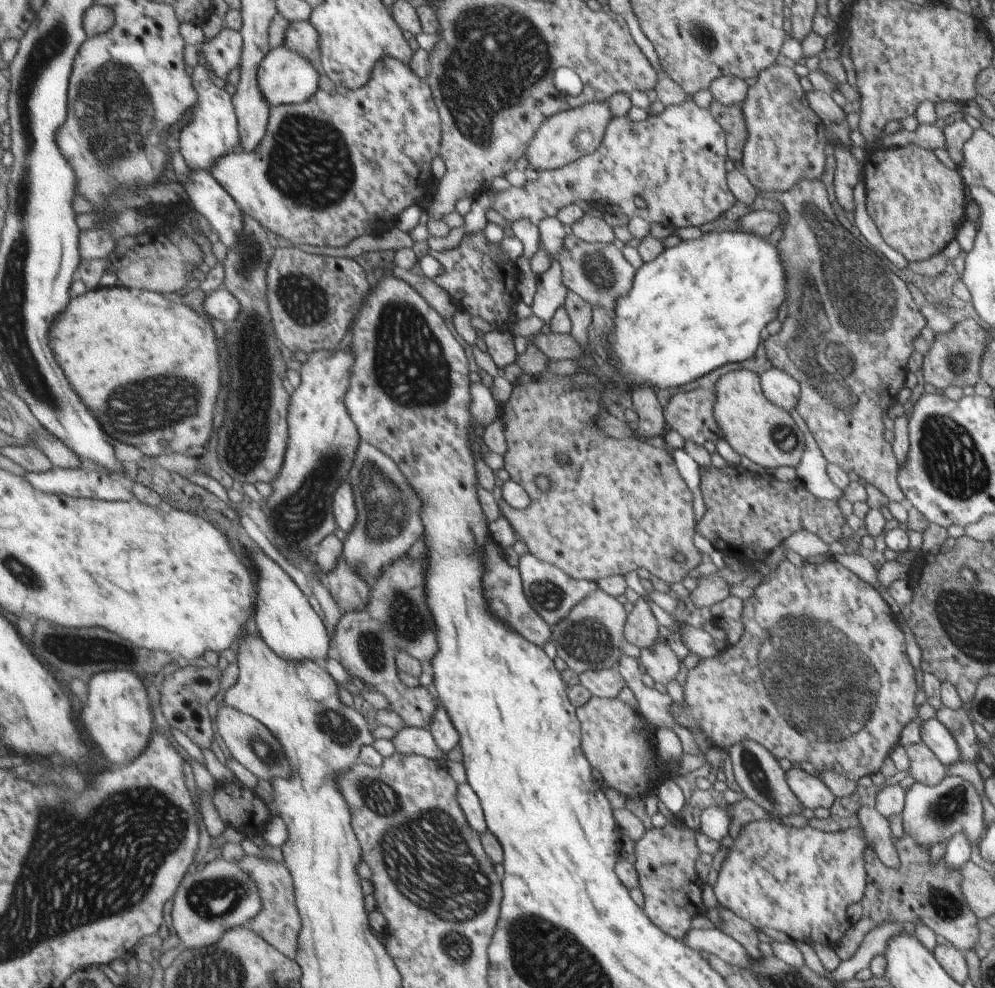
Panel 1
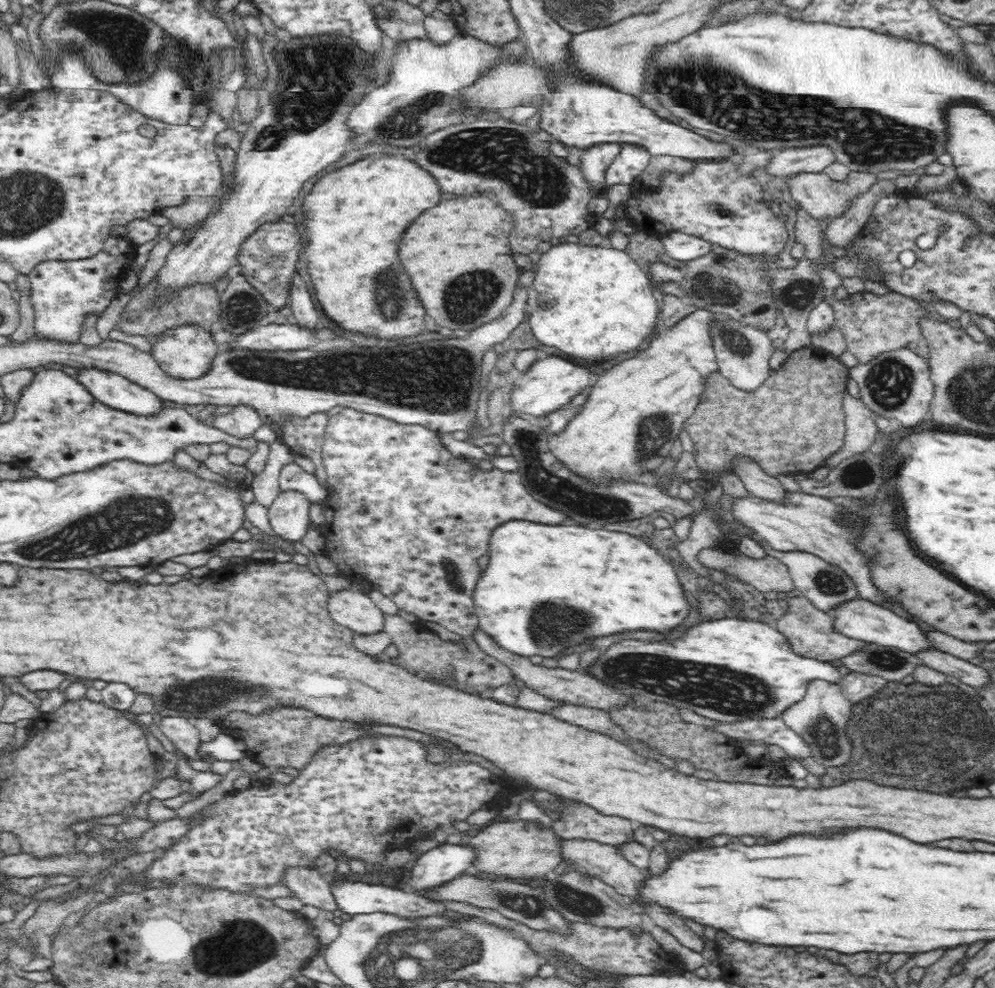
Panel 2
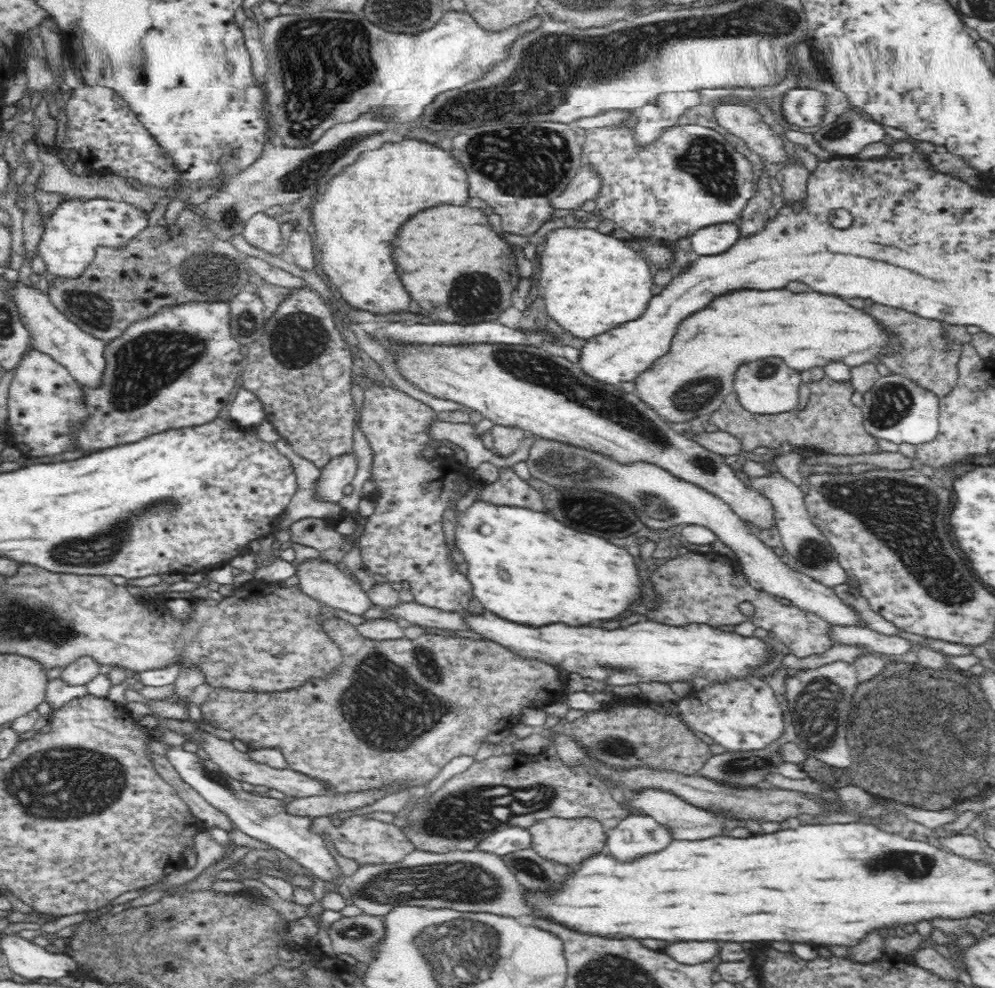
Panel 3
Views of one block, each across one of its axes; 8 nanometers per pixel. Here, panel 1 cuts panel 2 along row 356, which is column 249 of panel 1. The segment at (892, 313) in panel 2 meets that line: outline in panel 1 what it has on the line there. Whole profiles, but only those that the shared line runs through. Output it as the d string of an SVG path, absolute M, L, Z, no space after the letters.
M267 853L265 857L267 860L244 854L241 859L236 862L256 880L260 895L264 900L264 910L260 915L257 915L251 923L247 923L247 926L251 927L256 933L260 933L260 935L277 948L277 950L284 952L285 956L296 960L300 932L304 924L298 909L294 878L285 863L279 863Z

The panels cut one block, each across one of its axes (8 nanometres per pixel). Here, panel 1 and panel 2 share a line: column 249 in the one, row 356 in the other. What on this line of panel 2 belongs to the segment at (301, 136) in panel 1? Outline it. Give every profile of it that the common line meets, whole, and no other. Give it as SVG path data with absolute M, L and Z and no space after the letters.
M180 326L180 328L168 330L162 335L151 338L151 343L151 355L160 368L166 374L184 380L200 378L204 372L208 372L214 356L220 352L219 345L215 343L213 336L198 326Z

